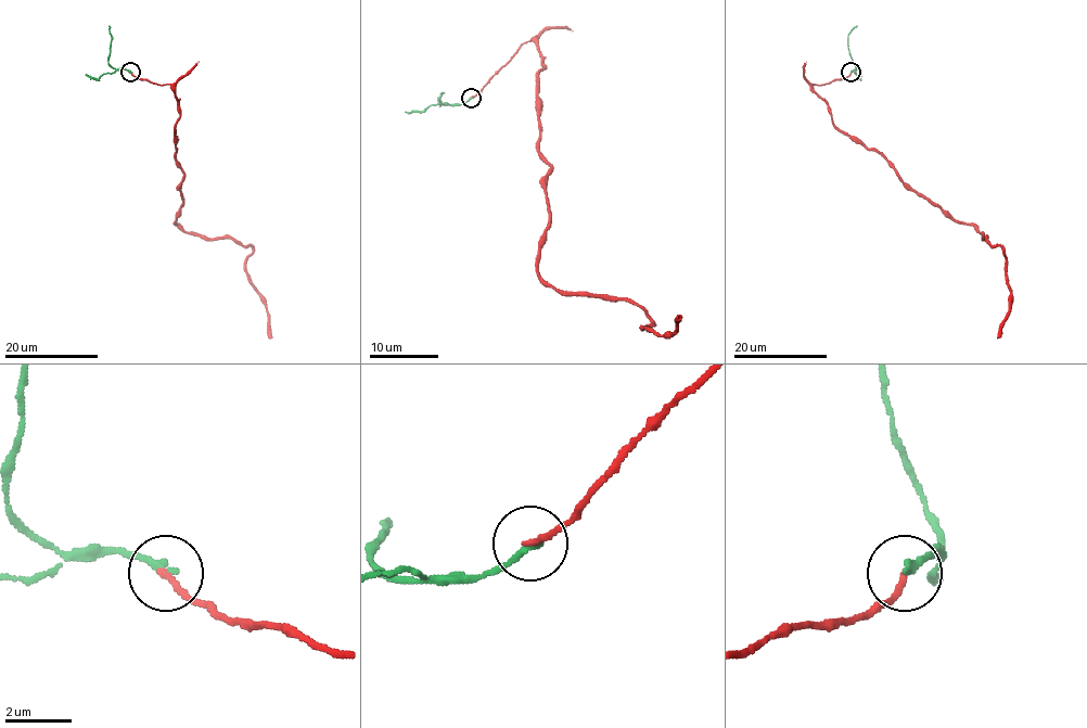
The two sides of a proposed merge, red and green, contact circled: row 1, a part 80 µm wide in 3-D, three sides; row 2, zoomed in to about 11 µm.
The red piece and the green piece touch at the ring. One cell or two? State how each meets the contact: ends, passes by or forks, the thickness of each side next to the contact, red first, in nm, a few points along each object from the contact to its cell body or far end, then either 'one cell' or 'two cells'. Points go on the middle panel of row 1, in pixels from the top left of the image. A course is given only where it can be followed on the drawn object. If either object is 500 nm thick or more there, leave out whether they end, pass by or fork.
red ends; green ends; calibres 180 and 200 nm; course red (471, 97), (531, 40), (550, 164), (538, 272), (564, 292), (629, 298), (657, 335), (679, 315); course green (471, 97), (462, 104), (446, 105), (437, 100), (442, 93), (439, 107); one cell

